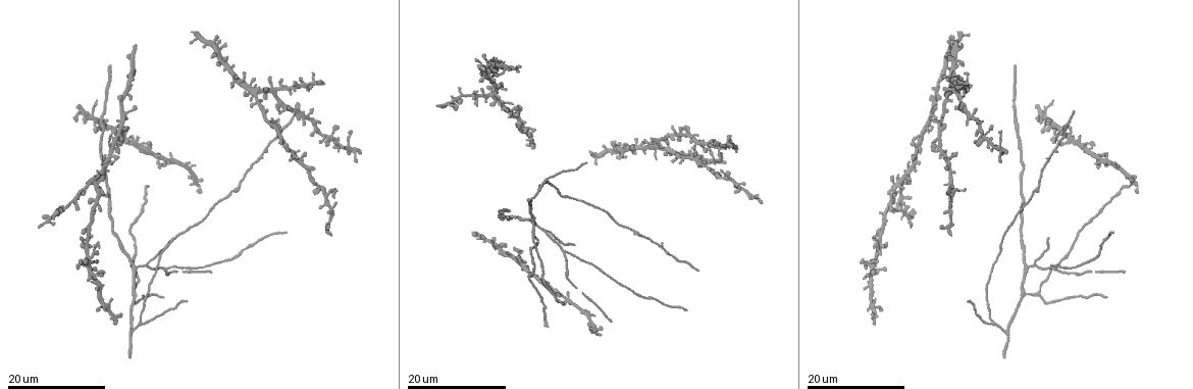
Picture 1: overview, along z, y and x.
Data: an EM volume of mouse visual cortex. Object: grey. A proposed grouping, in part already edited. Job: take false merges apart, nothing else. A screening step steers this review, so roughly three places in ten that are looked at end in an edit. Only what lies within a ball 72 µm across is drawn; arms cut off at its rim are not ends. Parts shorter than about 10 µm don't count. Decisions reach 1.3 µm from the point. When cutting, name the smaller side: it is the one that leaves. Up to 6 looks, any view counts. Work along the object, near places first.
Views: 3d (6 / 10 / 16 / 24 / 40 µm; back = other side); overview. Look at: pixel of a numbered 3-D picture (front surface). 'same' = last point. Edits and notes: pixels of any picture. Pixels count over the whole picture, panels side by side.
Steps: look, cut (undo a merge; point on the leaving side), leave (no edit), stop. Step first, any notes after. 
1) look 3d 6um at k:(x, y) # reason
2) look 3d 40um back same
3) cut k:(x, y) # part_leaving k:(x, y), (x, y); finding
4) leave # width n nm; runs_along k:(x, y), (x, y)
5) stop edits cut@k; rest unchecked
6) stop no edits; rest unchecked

look 3d 16um at 1:(1040, 292) # thin arm on a thick one

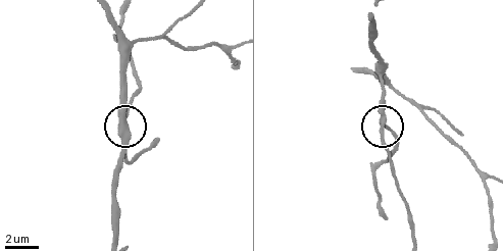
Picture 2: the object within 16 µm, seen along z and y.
look 3d 10um at 2:(383, 122)

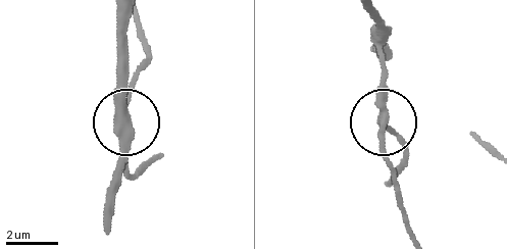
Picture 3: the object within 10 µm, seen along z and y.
leave # continuous, no second neuron

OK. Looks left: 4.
look 3d 24um at 1:(1006, 330) # calibre changes

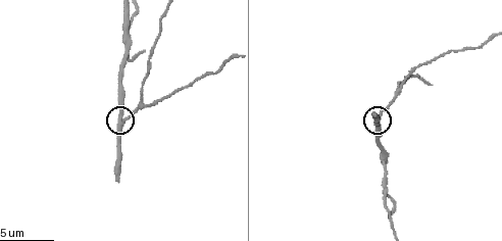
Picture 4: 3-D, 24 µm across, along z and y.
look 3d 10um at 4:(118, 120)

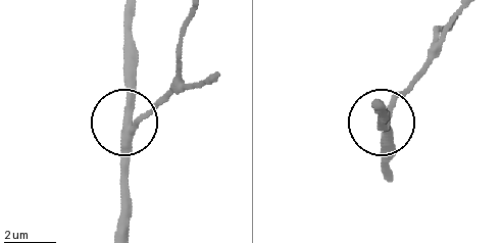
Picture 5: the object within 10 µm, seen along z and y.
leave # width 310 nm; one neuron here

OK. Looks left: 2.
look 3d 10um at 4:(398, 86) # three arms meet

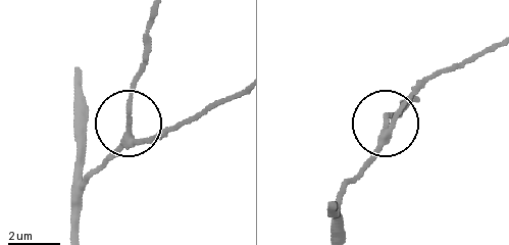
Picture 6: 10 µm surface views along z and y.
leave # width 190 nm; runs_along 6:(83, 114), (85, 179), (124, 135), (129, 89), (142, 58); continuous, no second neuron

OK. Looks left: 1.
stop no edits; rest unchecked

